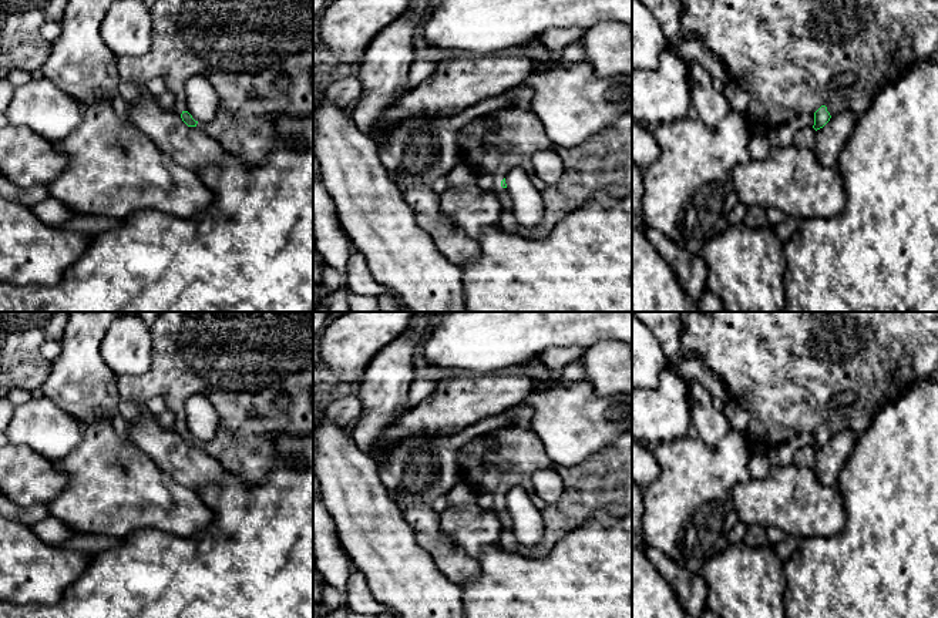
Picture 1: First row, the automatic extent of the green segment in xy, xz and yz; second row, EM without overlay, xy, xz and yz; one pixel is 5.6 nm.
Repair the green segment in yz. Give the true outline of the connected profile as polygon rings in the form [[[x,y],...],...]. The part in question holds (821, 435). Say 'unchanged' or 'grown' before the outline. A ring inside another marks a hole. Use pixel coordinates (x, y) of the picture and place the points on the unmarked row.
grown; [[[689,312],[680,332],[680,355],[699,357],[723,382],[729,399],[733,399],[750,414],[746,431],[750,441],[757,446],[774,447],[801,433],[811,431],[814,434],[813,447],[817,450],[836,433],[850,427],[858,434],[867,430],[874,421],[874,409],[892,403],[938,367],[938,312]],[[847,390],[855,394],[851,412],[847,416],[841,410],[831,412],[833,399]]]

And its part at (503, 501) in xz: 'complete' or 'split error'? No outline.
split error

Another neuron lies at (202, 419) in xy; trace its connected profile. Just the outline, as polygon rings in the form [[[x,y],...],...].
[[[191,396],[185,404],[185,412],[188,431],[195,440],[208,443],[215,439],[219,414],[205,396]]]

